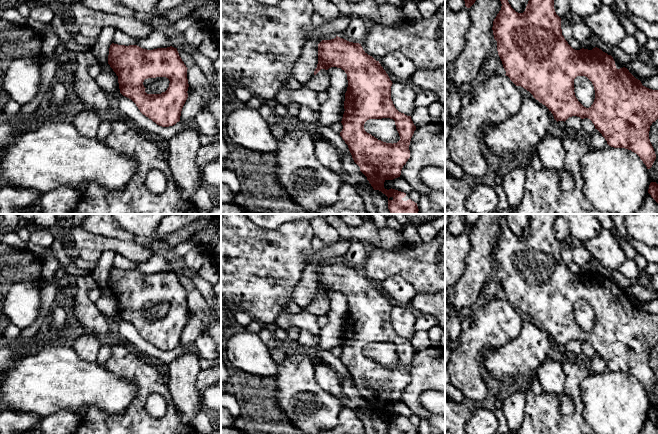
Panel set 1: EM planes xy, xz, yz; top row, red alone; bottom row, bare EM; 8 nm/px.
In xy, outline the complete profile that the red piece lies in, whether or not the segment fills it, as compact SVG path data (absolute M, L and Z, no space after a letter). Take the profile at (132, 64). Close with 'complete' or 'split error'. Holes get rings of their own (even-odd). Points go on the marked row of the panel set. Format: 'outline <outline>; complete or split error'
outline M112 43L109 48L108 64L118 76L120 93L123 96L131 99L143 115L162 127L173 126L180 121L182 108L188 98L187 91L189 84L187 79L188 68L179 56L177 48L170 46L167 48L147 50L137 45L125 46ZM156 77L168 78L170 81L169 87L165 92L162 92L161 94L147 94L145 92L146 88L143 85L144 80Z; complete

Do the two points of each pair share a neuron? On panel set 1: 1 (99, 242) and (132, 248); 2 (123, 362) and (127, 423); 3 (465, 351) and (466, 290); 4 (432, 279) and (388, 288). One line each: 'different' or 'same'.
1: same
2: same
3: different
4: different

